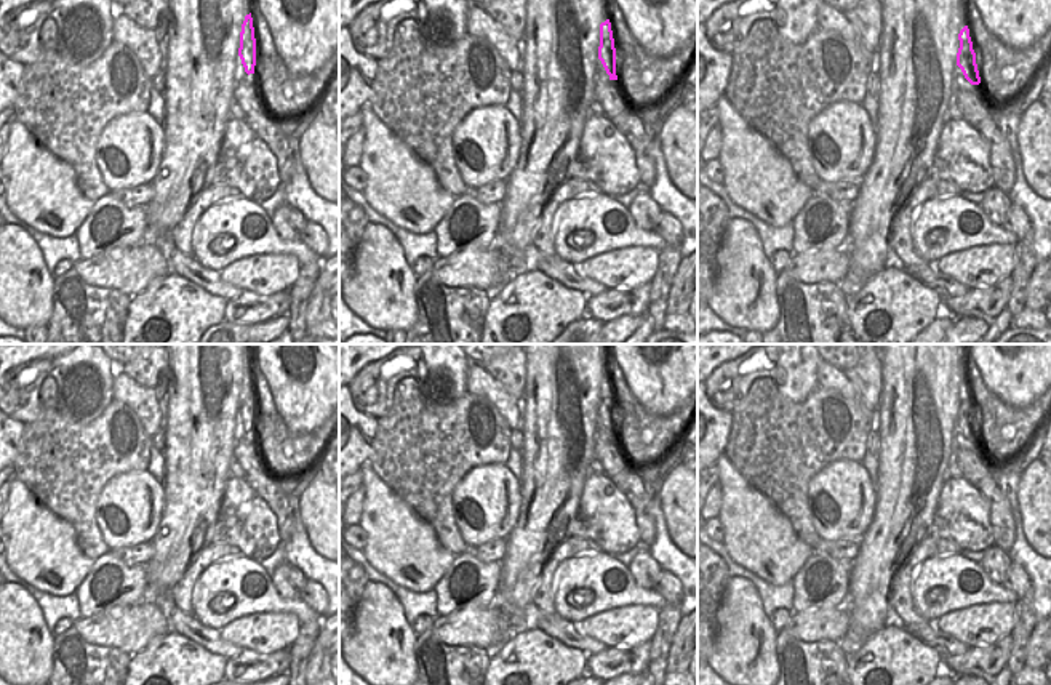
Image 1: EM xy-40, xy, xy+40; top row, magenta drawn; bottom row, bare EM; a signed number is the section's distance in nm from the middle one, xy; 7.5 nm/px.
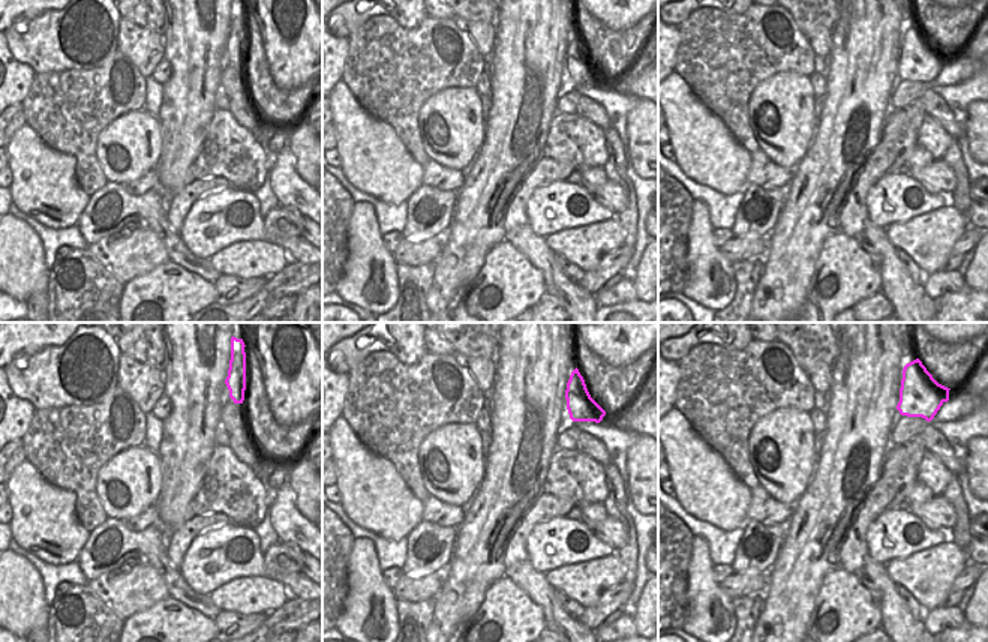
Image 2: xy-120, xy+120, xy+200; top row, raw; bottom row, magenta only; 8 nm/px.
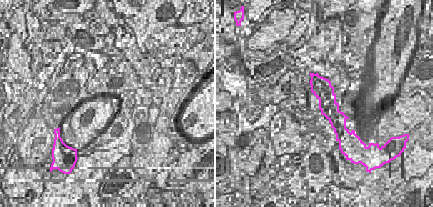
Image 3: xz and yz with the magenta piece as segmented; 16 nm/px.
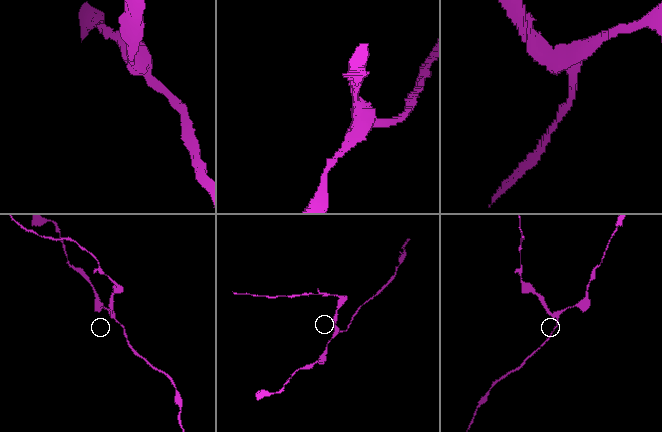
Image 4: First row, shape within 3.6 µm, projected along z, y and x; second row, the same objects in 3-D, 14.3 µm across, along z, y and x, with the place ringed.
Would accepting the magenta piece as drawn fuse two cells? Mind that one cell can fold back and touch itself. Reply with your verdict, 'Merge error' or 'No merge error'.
Merge error

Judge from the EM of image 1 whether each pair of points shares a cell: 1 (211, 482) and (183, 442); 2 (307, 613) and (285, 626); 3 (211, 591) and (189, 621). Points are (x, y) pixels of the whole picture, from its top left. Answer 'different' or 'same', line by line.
1: same
2: different
3: different

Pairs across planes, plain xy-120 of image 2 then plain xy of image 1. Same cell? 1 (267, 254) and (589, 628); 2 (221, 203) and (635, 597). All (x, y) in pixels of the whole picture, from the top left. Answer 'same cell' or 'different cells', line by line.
1: same cell
2: same cell

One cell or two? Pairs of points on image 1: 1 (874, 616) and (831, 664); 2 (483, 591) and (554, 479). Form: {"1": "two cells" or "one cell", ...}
{"1": "two cells", "2": "two cells"}

